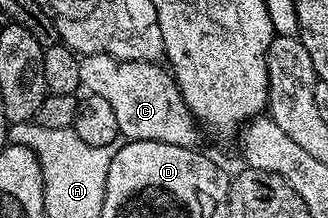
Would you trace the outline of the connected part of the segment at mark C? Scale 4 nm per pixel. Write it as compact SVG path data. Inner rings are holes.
M92 53L80 60L80 83L88 94L101 96L113 107L119 132L127 141L156 141L186 149L198 146L200 126L184 103L174 77L162 64L118 61L104 53Z

